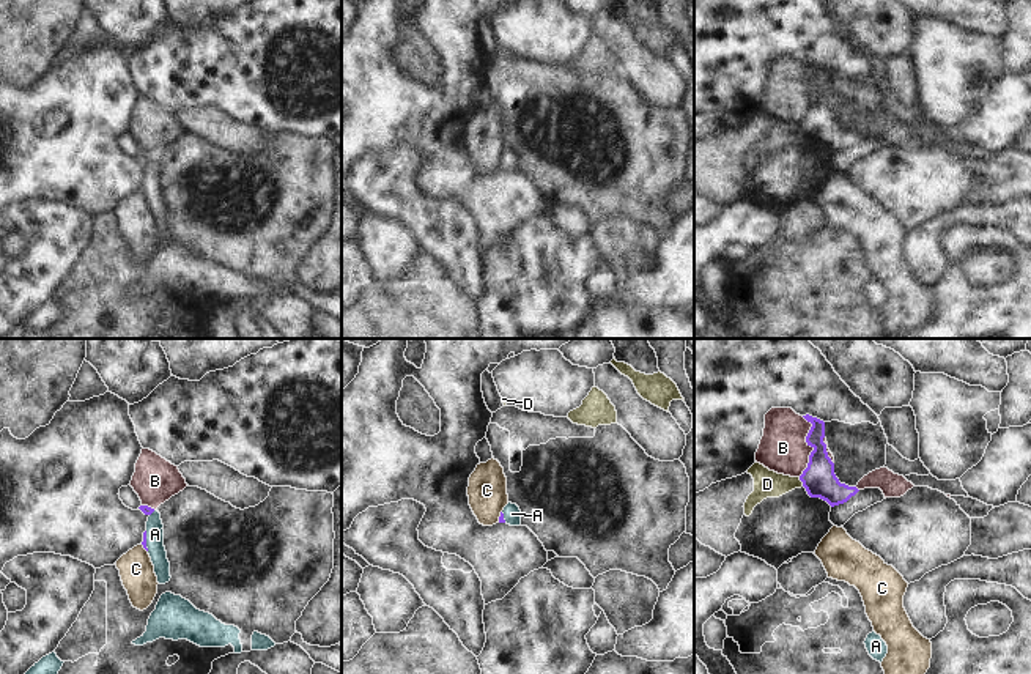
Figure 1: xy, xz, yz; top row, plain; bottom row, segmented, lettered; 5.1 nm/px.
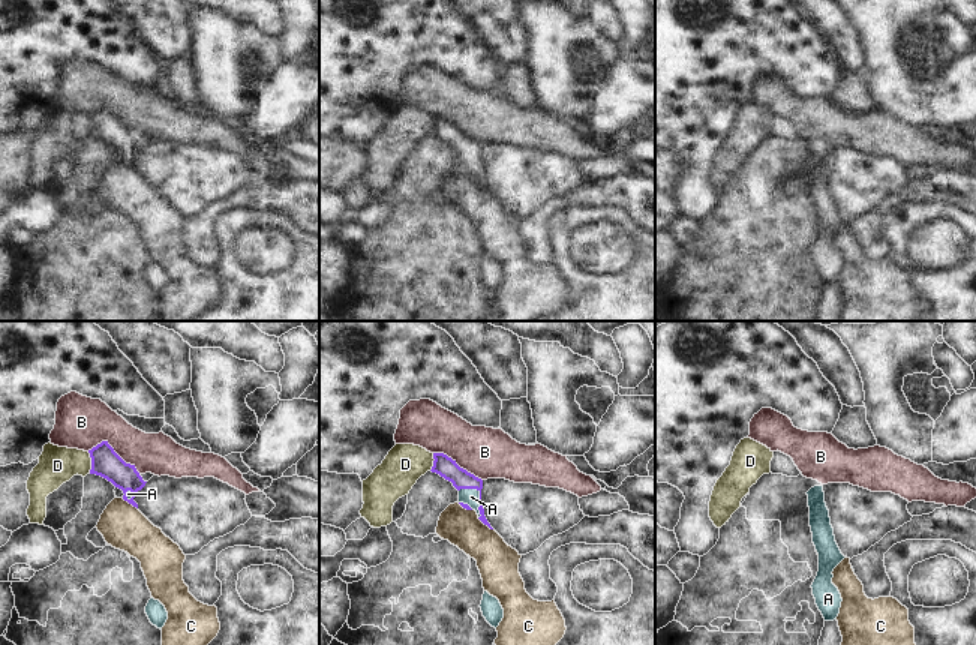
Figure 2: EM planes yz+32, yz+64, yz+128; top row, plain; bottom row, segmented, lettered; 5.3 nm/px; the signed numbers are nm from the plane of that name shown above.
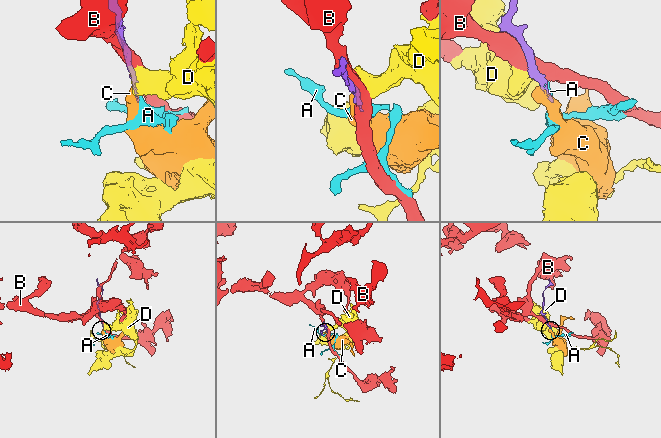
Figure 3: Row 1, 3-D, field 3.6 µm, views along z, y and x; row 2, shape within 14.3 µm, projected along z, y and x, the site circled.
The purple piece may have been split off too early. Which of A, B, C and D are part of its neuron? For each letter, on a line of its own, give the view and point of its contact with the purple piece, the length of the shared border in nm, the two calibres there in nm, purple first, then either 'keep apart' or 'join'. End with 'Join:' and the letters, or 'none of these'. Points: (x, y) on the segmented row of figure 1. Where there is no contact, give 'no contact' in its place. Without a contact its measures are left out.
A: xy (145, 540) | 110 nm | 20/100 nm | join
B: yz (809, 444) | 320 nm | 170/240 nm | keep apart
C: xz (499, 517) | 70 nm | 30/200 nm | keep apart
D: yz (801, 481) | 50 nm | 170/140 nm | keep apart
Join: A

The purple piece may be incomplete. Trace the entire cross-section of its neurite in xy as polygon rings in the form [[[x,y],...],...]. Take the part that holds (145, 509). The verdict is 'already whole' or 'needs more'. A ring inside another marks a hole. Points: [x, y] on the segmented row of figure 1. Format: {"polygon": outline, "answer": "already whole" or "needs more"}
{"polygon": [[[140,506],[139,509],[148,517],[142,545],[151,557],[157,583],[165,584],[170,581],[172,576],[170,562],[167,559],[167,551],[164,546],[164,524],[161,520],[161,513],[157,512],[157,509],[154,510],[148,506]]], "answer": "needs more"}

